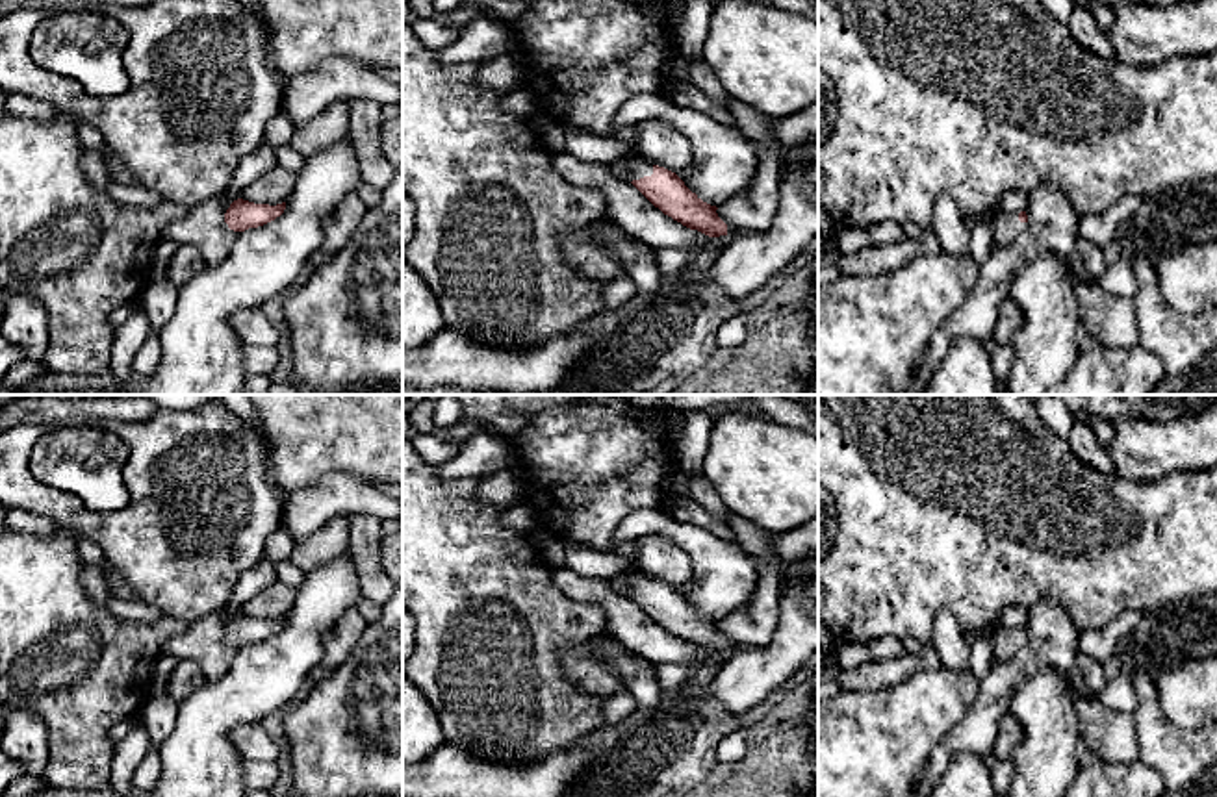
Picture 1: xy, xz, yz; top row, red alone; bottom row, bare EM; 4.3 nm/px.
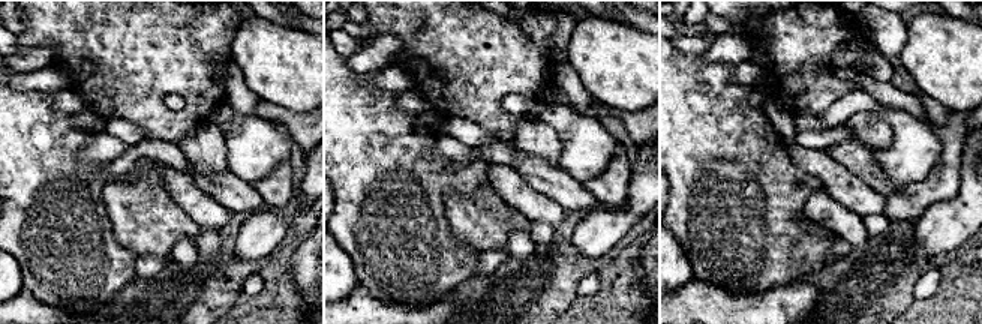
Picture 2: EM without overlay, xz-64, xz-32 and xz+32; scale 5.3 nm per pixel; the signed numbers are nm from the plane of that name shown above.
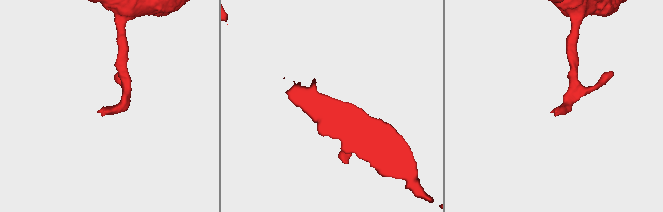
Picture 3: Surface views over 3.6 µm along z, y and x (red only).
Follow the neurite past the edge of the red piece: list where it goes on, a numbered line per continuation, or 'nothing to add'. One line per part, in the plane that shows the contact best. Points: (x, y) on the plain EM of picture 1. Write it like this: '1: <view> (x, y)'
1: xz (637, 582)

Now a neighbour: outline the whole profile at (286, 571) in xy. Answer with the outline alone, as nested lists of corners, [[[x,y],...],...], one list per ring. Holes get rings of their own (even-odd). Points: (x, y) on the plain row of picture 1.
[[[289,560],[276,563],[276,578],[291,588],[299,588],[306,573]]]

